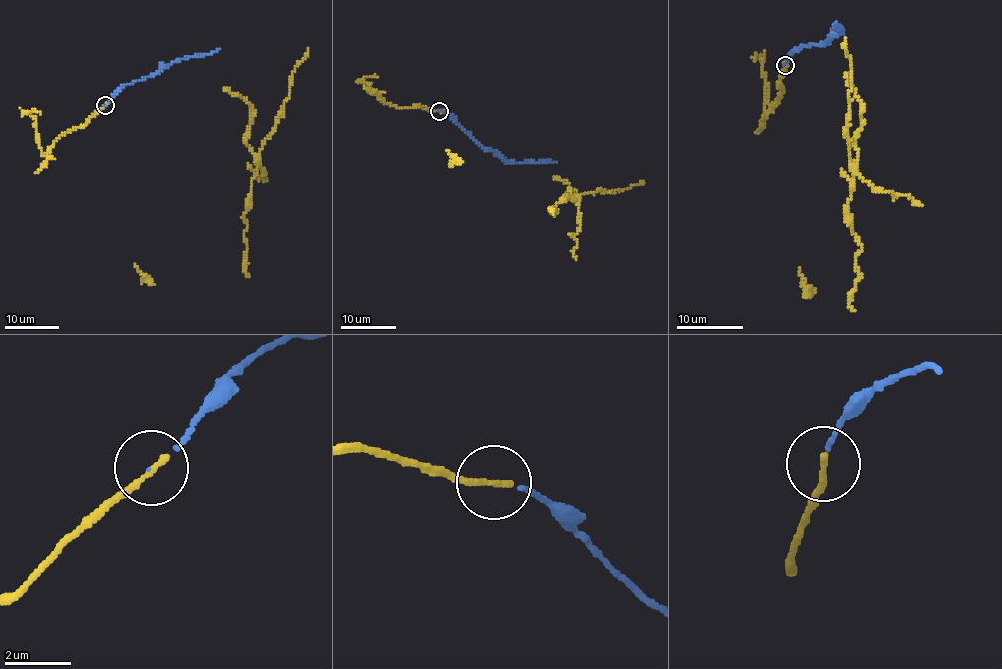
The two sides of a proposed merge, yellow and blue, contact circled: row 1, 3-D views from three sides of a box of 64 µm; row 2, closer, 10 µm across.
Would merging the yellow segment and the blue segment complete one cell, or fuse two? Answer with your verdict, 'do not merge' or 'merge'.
do not merge

